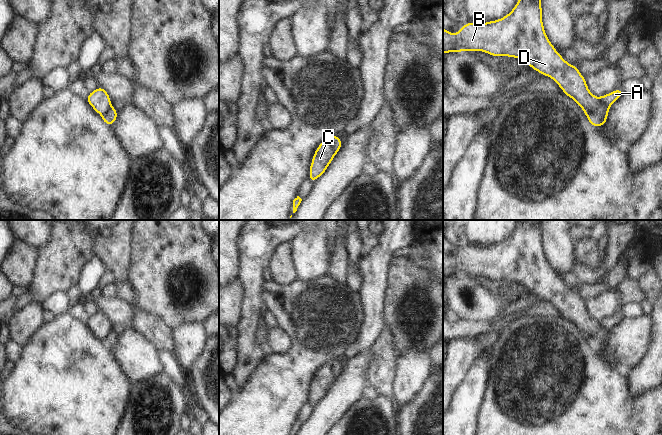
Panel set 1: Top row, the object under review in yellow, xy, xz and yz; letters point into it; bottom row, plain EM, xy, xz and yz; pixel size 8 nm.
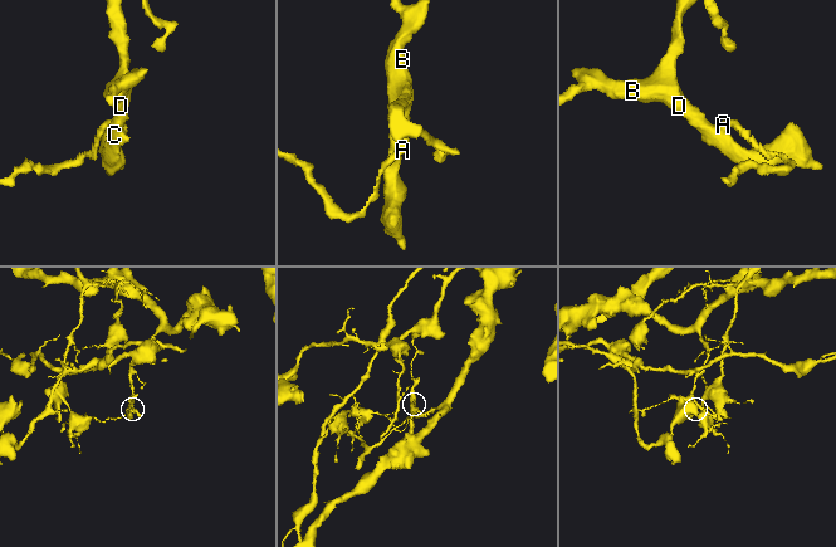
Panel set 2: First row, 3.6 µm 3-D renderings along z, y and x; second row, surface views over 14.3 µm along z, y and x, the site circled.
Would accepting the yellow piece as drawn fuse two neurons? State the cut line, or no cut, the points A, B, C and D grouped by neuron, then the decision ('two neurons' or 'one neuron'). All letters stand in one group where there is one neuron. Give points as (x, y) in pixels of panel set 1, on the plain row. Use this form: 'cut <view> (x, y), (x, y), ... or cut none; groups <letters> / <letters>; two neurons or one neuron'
cut yz (583, 332), (594, 335), (600, 341), (601, 348); groups A / B C D; two neurons

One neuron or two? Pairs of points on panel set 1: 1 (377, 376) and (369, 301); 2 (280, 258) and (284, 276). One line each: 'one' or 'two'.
1: two
2: one

